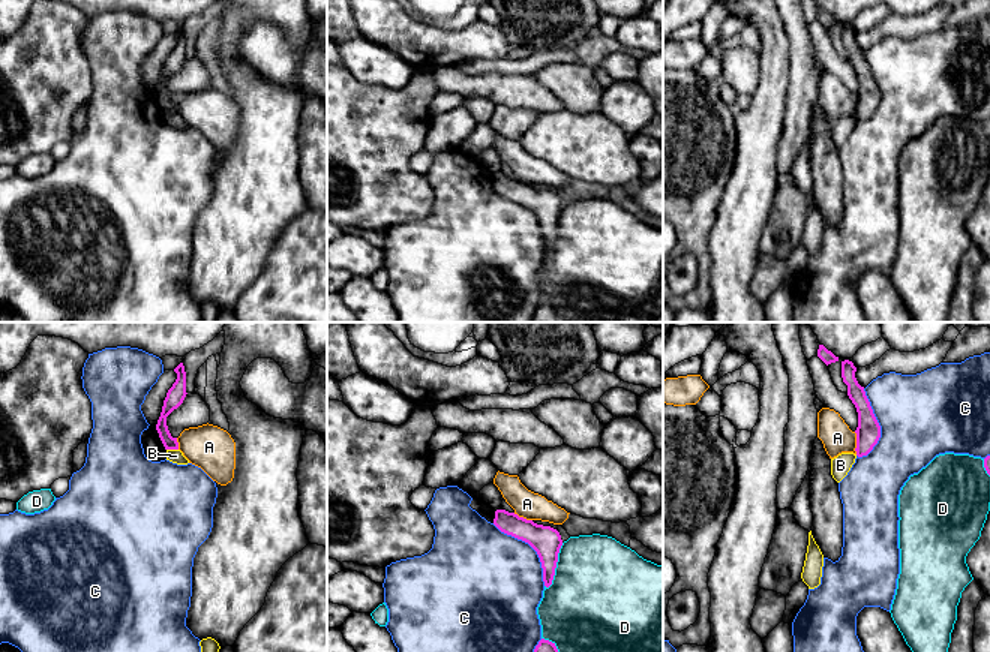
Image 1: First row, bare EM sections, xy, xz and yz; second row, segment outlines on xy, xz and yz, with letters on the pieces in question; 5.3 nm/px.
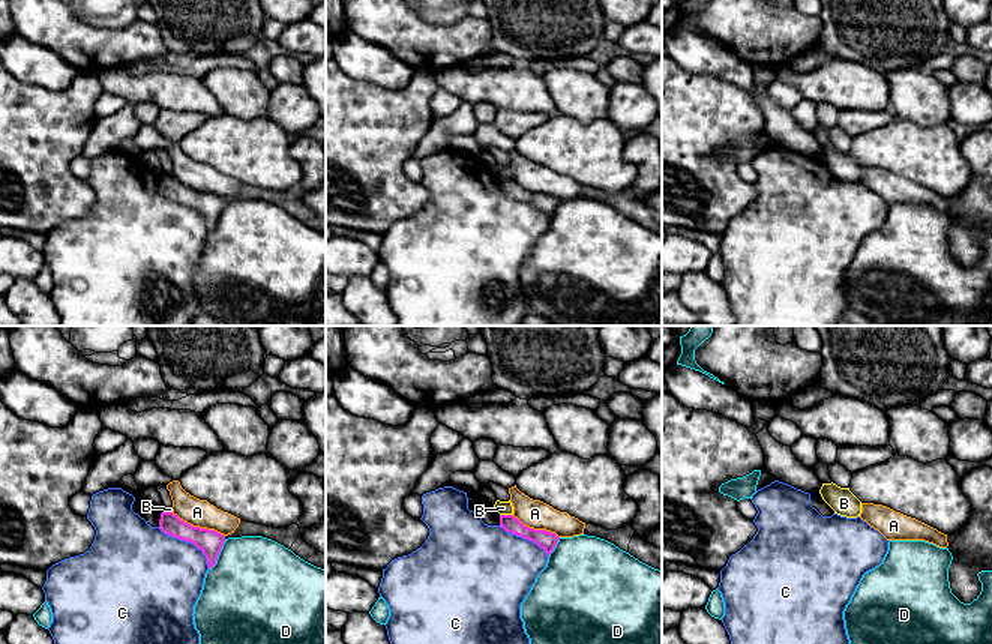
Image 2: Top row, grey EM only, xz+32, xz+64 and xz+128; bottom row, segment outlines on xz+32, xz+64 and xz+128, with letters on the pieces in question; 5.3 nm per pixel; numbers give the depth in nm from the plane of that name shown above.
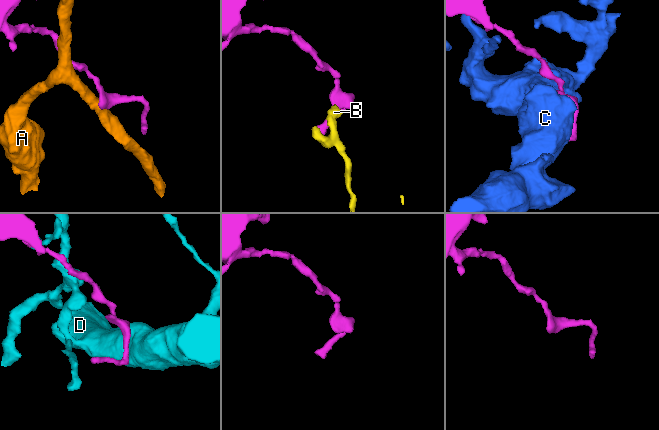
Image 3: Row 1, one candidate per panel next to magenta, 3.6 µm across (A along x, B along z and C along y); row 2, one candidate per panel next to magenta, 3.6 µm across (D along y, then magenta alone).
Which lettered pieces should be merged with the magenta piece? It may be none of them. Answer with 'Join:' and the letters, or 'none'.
Join: none

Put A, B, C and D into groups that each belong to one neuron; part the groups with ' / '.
A / B / C / D

